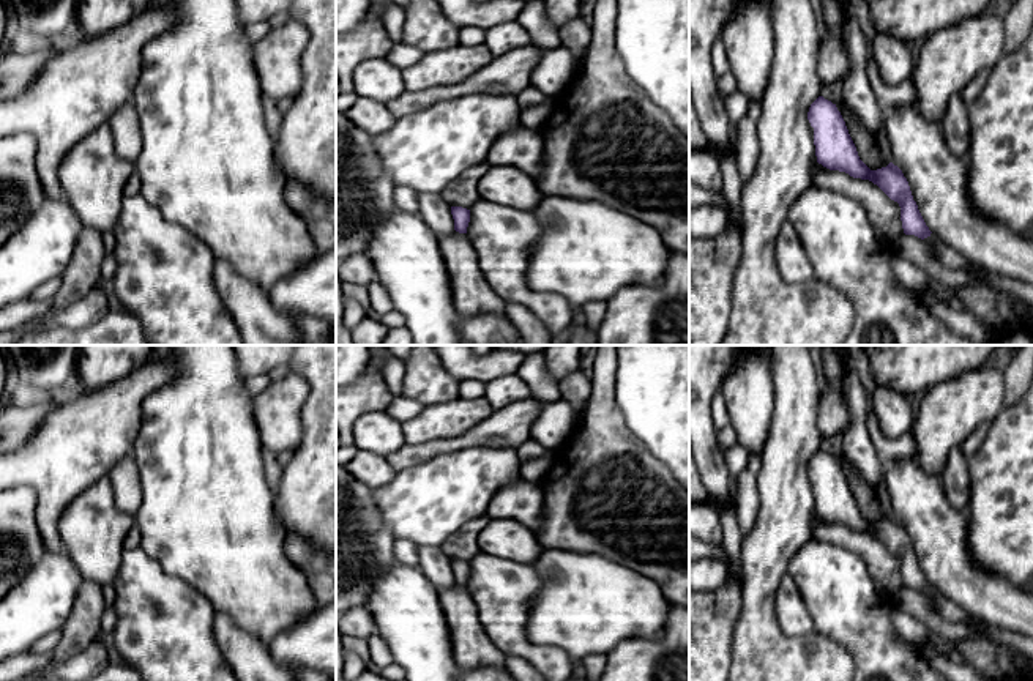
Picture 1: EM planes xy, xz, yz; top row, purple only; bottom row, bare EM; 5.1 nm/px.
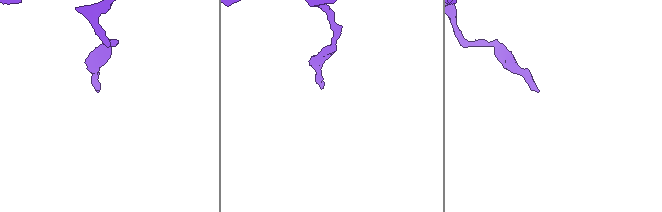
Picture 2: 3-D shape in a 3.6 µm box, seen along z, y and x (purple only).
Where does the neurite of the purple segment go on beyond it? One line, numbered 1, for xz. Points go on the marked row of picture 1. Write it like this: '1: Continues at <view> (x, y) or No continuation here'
1: No continuation here

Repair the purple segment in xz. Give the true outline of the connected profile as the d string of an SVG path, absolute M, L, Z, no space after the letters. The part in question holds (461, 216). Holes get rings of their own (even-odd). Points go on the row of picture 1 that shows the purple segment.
M451 207L451 214L454 219L454 230L459 233L467 233L467 227L470 222L470 210L462 207Z

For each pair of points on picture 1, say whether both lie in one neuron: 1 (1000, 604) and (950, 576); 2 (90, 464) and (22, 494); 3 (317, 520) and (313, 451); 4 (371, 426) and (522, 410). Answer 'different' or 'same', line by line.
1: same
2: different
3: same
4: different

